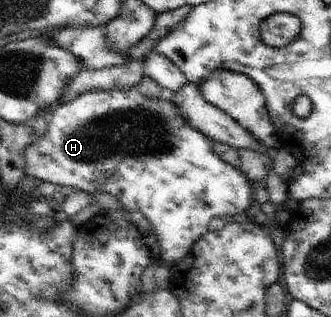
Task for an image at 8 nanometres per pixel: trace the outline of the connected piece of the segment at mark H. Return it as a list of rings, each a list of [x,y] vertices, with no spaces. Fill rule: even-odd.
[[[135,87],[135,89],[115,88],[111,89],[111,91],[89,91],[89,93],[83,93],[77,99],[69,103],[63,103],[63,105],[53,110],[52,117],[47,125],[47,131],[43,135],[38,135],[37,141],[32,141],[25,147],[23,159],[25,159],[24,168],[27,177],[35,177],[35,179],[49,181],[49,183],[55,183],[57,185],[69,185],[70,187],[75,187],[76,190],[86,191],[91,196],[96,193],[110,193],[121,201],[121,205],[126,210],[142,213],[150,225],[153,225],[153,233],[155,233],[157,243],[161,247],[160,263],[163,264],[173,265],[173,263],[179,263],[190,252],[195,241],[207,232],[207,225],[209,225],[209,221],[213,217],[217,217],[217,215],[219,217],[225,217],[247,213],[251,207],[253,187],[250,179],[247,179],[237,169],[233,169],[231,165],[227,165],[227,163],[221,161],[219,156],[213,153],[213,142],[207,139],[203,133],[199,133],[197,129],[191,129],[191,125],[185,119],[181,119],[177,105],[173,105],[168,100],[167,93],[161,99],[149,99],[149,97],[141,95],[138,87]]]

